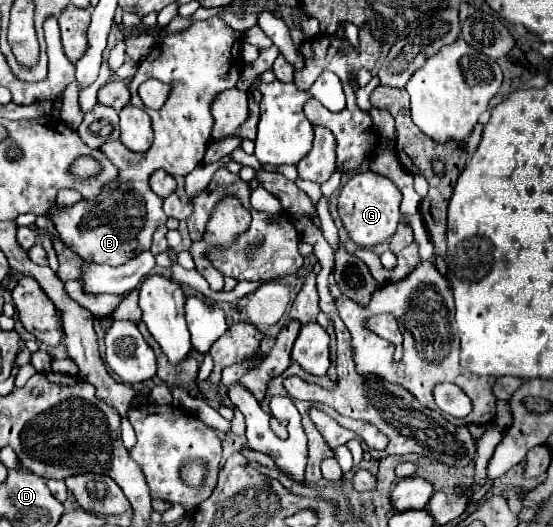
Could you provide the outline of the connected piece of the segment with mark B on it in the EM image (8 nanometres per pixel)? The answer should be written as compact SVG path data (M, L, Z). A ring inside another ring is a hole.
M216 16L194 20L186 30L164 36L152 48L150 56L138 64L138 72L129 84L132 105L145 108L138 95L138 86L148 78L156 78L172 86L166 104L160 110L152 110L154 142L150 150L132 152L124 148L120 140L104 144L102 152L120 170L118 180L110 188L104 188L102 198L82 200L62 212L54 206L50 214L60 240L82 260L120 266L150 248L152 234L156 228L166 224L166 214L162 212L162 198L154 196L148 186L148 178L158 168L174 177L185 177L202 162L212 140L212 102L220 92L234 88L240 78L240 46L242 32L232 30L220 16Z

